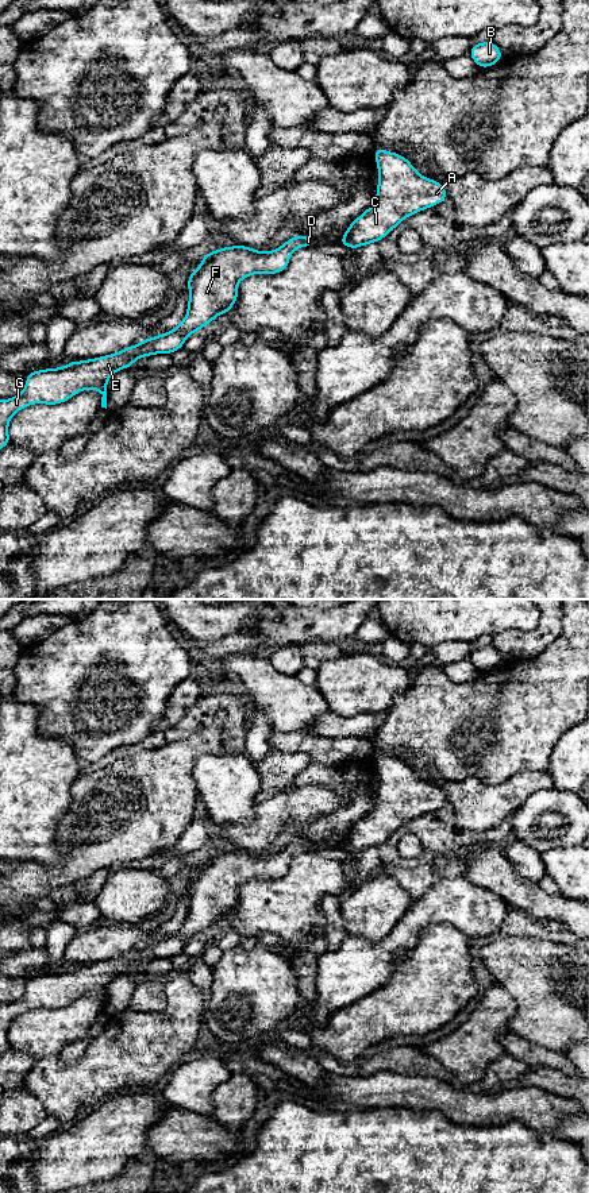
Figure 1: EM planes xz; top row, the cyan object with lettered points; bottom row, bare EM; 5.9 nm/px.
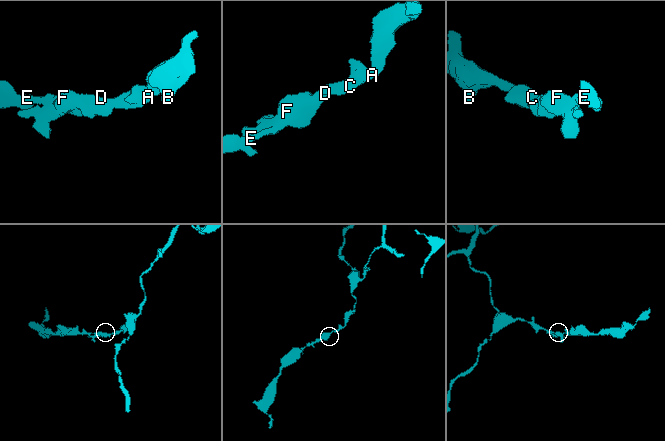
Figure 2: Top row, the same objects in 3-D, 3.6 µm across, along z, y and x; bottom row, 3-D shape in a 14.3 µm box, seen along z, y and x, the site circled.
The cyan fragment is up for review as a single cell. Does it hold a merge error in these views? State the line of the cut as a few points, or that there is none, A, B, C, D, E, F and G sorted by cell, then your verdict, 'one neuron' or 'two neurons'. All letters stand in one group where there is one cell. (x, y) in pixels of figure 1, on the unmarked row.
cut none; groups A B C D E F G; one neuron

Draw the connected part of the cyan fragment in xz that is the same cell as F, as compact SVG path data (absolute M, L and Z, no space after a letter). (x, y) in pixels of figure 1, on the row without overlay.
M296 839L286 845L274 856L257 856L247 850L223 852L213 857L207 857L201 864L199 873L189 876L188 892L189 906L188 916L180 930L155 942L143 943L138 950L130 950L116 958L105 960L89 965L69 966L65 972L46 973L27 978L26 991L23 996L9 1004L0 1005L0 1054L8 1050L8 1028L11 1022L32 1008L57 1009L66 1007L77 997L93 993L103 999L101 1012L107 1014L107 987L111 980L119 974L130 973L130 970L142 961L155 958L168 958L184 951L185 943L196 938L199 934L213 926L219 919L228 918L238 904L238 887L251 879L278 879L282 877L288 869L290 860L299 852L313 852L315 846L304 839Z

